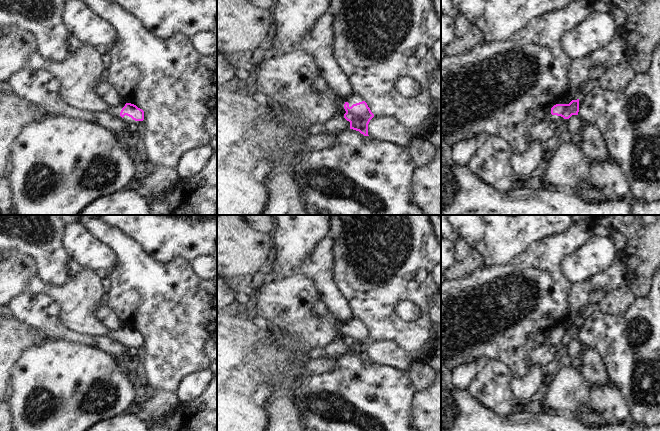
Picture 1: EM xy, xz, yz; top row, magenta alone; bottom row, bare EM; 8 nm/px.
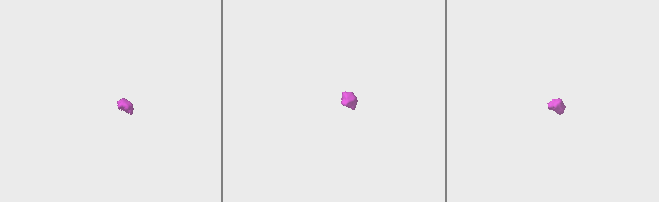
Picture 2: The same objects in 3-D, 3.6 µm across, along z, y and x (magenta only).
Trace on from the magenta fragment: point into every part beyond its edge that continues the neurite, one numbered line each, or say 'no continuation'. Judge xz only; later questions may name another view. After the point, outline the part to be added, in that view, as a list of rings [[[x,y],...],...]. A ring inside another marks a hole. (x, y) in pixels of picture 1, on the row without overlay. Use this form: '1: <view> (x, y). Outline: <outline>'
1: xz (319, 307). Outline: [[[317,301],[314,305],[314,311],[318,313],[319,315],[327,318],[331,325],[336,329],[336,331],[341,335],[341,339],[344,339],[346,337],[344,333],[344,328],[346,326],[349,327],[349,331],[351,331],[353,328],[359,327],[364,325],[363,322],[353,317],[351,320],[340,324],[332,315],[332,313],[328,310],[327,306],[322,301]]]

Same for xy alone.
1: xy (115, 334). Outline: [[[125,326],[120,328],[120,329],[115,329],[115,330],[111,330],[106,337],[111,338],[114,341],[120,342],[122,343],[125,347],[132,348],[132,349],[140,349],[142,345],[135,345],[133,344],[131,341],[125,339],[123,342],[120,340],[120,336],[122,334],[122,332],[125,330]]]

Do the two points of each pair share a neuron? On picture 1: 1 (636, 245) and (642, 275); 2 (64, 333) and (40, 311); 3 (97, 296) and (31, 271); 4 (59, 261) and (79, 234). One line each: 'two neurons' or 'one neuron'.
1: one neuron
2: one neuron
3: one neuron
4: two neurons

